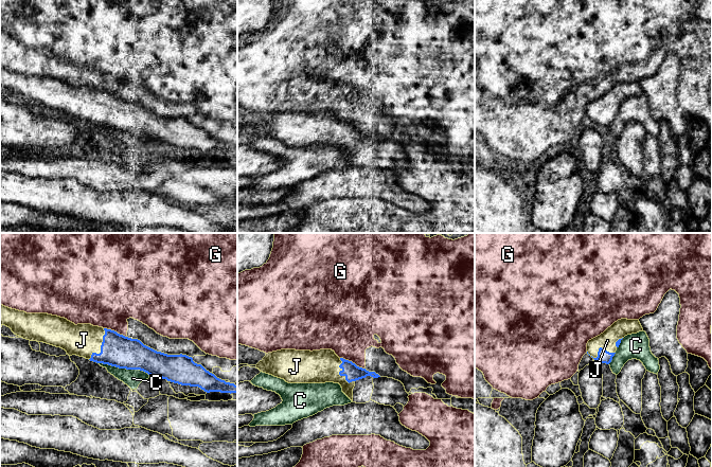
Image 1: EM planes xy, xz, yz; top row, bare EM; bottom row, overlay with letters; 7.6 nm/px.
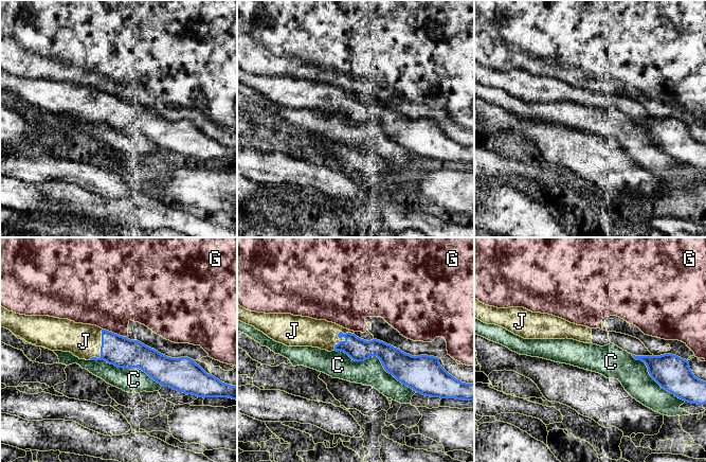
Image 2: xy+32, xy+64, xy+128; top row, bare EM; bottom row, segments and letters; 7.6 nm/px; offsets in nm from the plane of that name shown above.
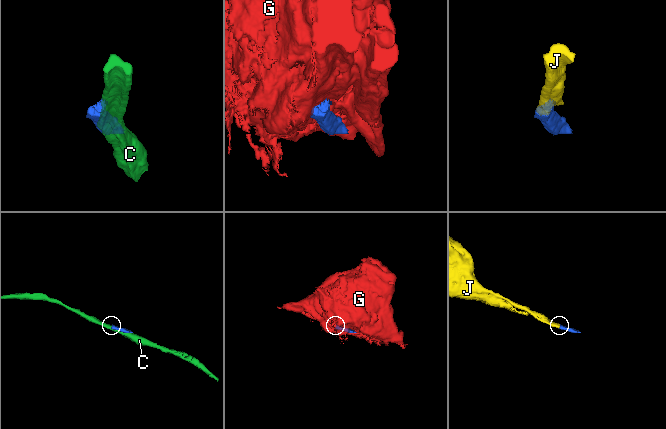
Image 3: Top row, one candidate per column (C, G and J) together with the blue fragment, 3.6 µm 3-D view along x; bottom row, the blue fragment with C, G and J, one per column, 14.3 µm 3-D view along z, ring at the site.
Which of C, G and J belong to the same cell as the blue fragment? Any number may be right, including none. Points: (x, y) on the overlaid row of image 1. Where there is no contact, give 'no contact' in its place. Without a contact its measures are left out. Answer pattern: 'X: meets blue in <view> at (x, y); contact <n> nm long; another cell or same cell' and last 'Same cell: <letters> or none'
C: meets blue in xy at (124, 367); contact 400 nm long; another cell
G: meets blue in xz at (351, 361); contact 200 nm long; another cell
J: meets blue in xy at (101, 346); contact 260 nm long; same cell
Same cell: J

